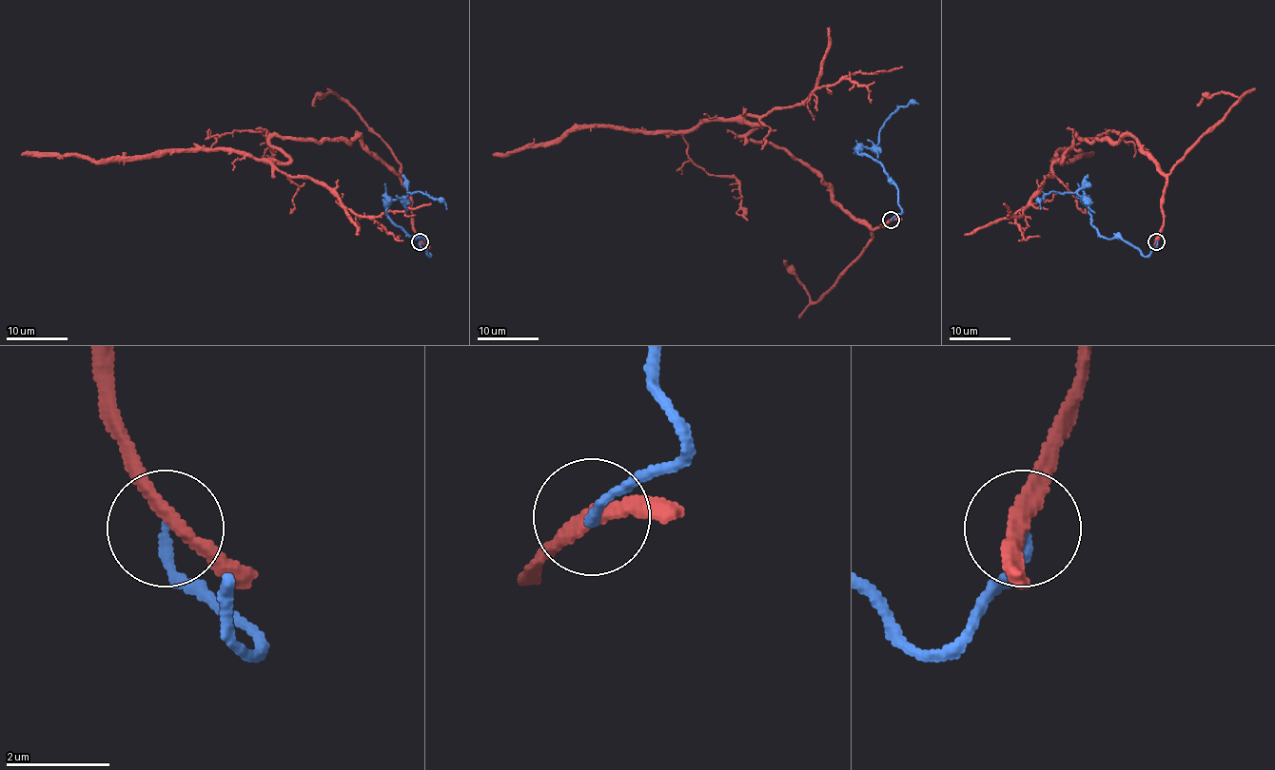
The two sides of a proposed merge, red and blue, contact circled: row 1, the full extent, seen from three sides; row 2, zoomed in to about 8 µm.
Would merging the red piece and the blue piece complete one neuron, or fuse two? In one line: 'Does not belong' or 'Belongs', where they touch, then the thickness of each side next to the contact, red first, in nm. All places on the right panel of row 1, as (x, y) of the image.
Does not belong. Place: (1156, 241). Thickness 240 nm (red) against 180 nm

